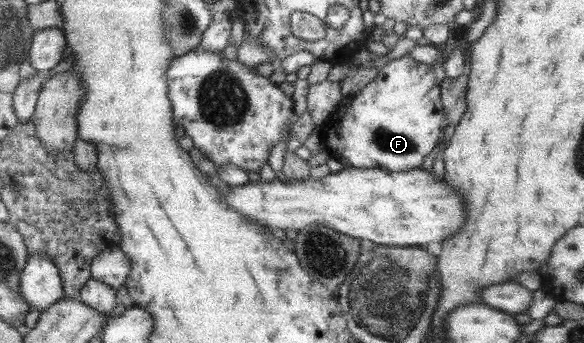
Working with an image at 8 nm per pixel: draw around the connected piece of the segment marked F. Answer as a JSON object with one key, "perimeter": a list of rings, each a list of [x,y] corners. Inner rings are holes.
{"perimeter":[[[409,54],[388,62],[379,69],[371,83],[355,95],[347,96],[342,103],[340,111],[333,113],[330,119],[320,126],[321,136],[334,157],[340,159],[345,166],[358,169],[401,172],[421,168],[424,159],[440,143],[442,128],[448,123],[441,83],[438,83],[432,65],[420,63]]]}

